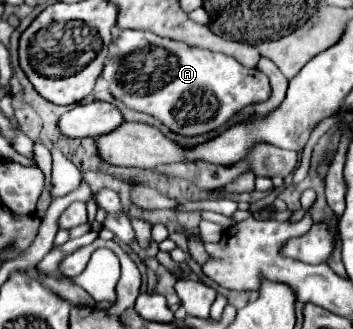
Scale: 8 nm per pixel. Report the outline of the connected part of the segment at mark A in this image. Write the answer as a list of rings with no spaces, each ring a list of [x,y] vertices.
[[[122,30],[120,36],[114,38],[112,48],[108,48],[108,60],[104,64],[102,76],[110,82],[110,94],[118,102],[126,104],[130,110],[146,112],[148,116],[156,118],[170,132],[178,136],[210,134],[216,128],[224,126],[226,120],[230,120],[242,108],[268,100],[272,92],[268,76],[264,76],[258,68],[252,68],[252,70],[244,68],[236,58],[226,56],[222,52],[192,48],[188,44],[182,44],[170,38],[160,38],[152,32],[142,32],[138,46],[128,48],[128,44],[124,44],[124,30]]]

